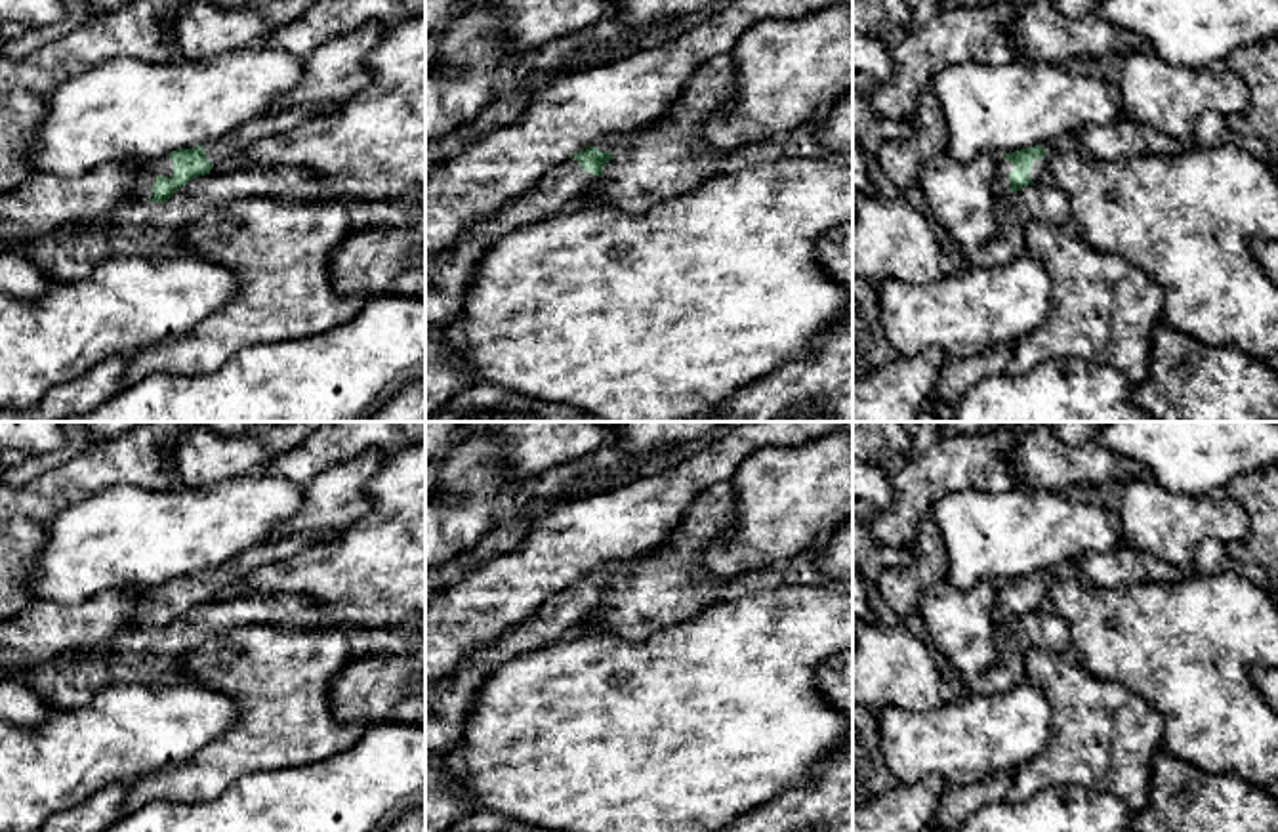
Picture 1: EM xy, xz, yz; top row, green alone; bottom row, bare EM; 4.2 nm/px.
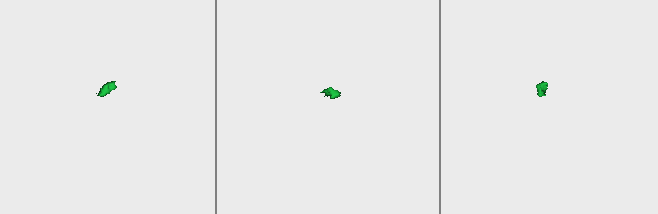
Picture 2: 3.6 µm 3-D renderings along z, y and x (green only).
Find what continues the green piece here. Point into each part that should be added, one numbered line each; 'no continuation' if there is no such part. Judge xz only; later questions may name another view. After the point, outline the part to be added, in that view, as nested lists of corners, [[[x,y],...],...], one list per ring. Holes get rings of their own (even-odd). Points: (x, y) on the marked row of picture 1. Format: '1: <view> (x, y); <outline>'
1: xz (449, 273); [[[568,160],[547,172],[511,202],[467,225],[456,240],[425,261],[425,334],[450,326],[464,309],[464,294],[486,256],[505,235],[553,219],[599,177]]]

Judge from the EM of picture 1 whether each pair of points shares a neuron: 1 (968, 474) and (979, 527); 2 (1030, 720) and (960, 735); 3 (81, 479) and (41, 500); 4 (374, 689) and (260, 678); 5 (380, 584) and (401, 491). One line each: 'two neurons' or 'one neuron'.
1: two neurons
2: one neuron
3: one neuron
4: two neurons
5: one neuron

